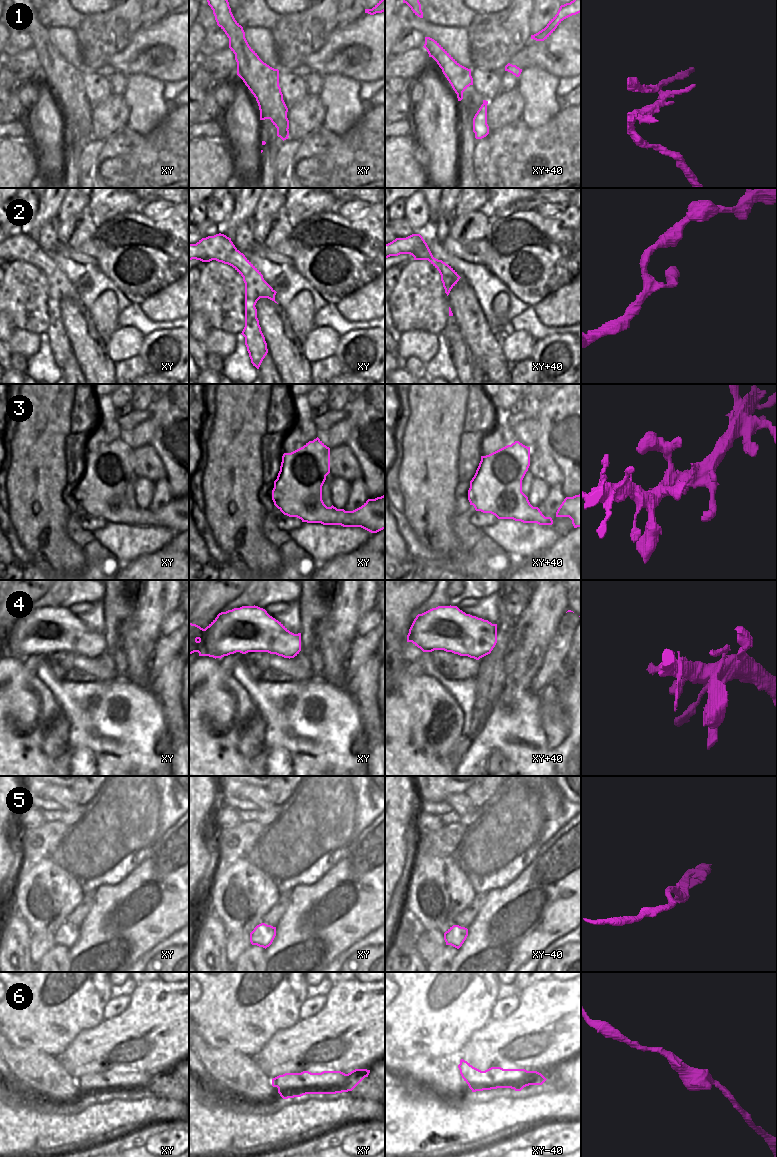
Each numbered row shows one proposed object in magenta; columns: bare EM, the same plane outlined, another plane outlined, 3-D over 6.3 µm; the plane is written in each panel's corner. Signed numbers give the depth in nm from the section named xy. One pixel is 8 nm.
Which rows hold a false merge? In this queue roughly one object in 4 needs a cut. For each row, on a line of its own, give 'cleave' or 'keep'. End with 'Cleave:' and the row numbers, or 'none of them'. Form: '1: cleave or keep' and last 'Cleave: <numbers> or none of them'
1: cleave
2: keep
3: keep
4: keep
5: keep
6: keep
Cleave: 1

